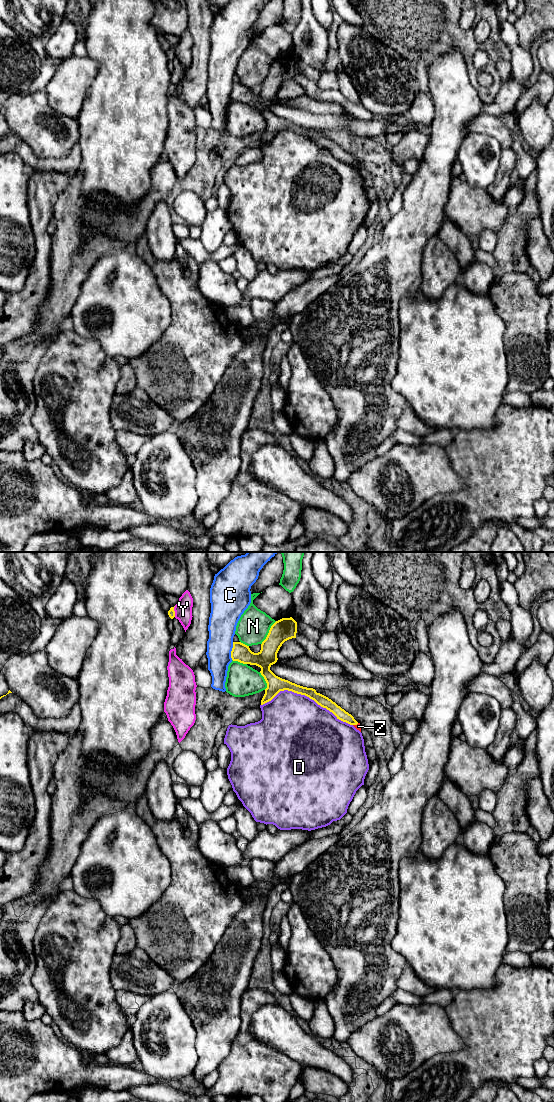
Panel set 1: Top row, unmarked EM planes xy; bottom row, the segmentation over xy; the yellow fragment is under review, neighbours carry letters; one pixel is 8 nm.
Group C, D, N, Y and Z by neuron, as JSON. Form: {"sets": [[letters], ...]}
{"sets": [["C"], ["D"], ["N"], ["Y"], ["Z"]]}

